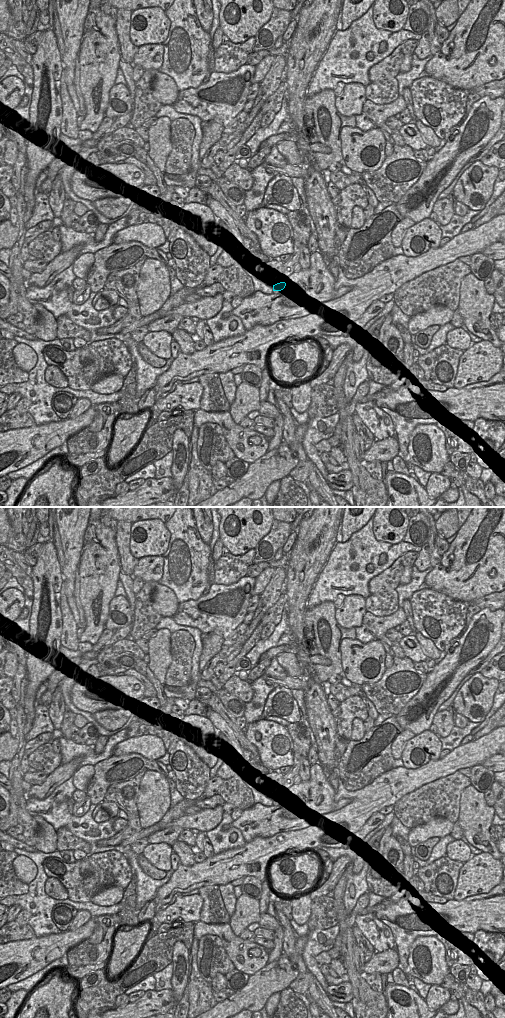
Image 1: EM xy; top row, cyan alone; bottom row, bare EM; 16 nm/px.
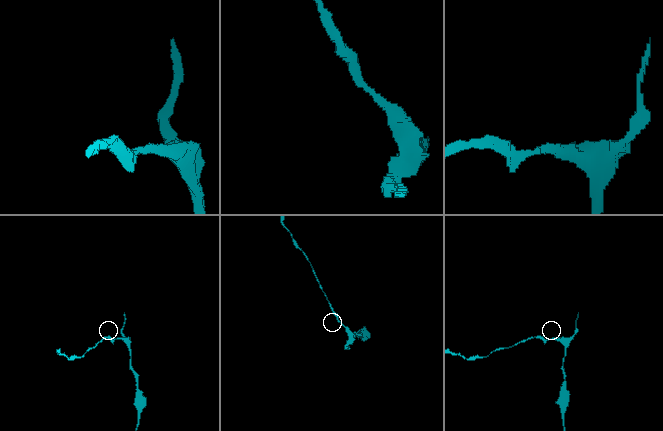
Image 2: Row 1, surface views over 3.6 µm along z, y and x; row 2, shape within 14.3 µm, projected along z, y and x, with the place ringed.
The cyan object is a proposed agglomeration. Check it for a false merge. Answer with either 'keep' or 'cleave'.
keep

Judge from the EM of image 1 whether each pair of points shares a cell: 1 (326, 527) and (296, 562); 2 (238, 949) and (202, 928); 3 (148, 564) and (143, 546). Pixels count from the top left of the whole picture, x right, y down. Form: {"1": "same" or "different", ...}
{"1": "same", "2": "same", "3": "different"}

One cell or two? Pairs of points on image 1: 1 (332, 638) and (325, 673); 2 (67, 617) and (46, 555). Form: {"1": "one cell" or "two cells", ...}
{"1": "one cell", "2": "two cells"}

